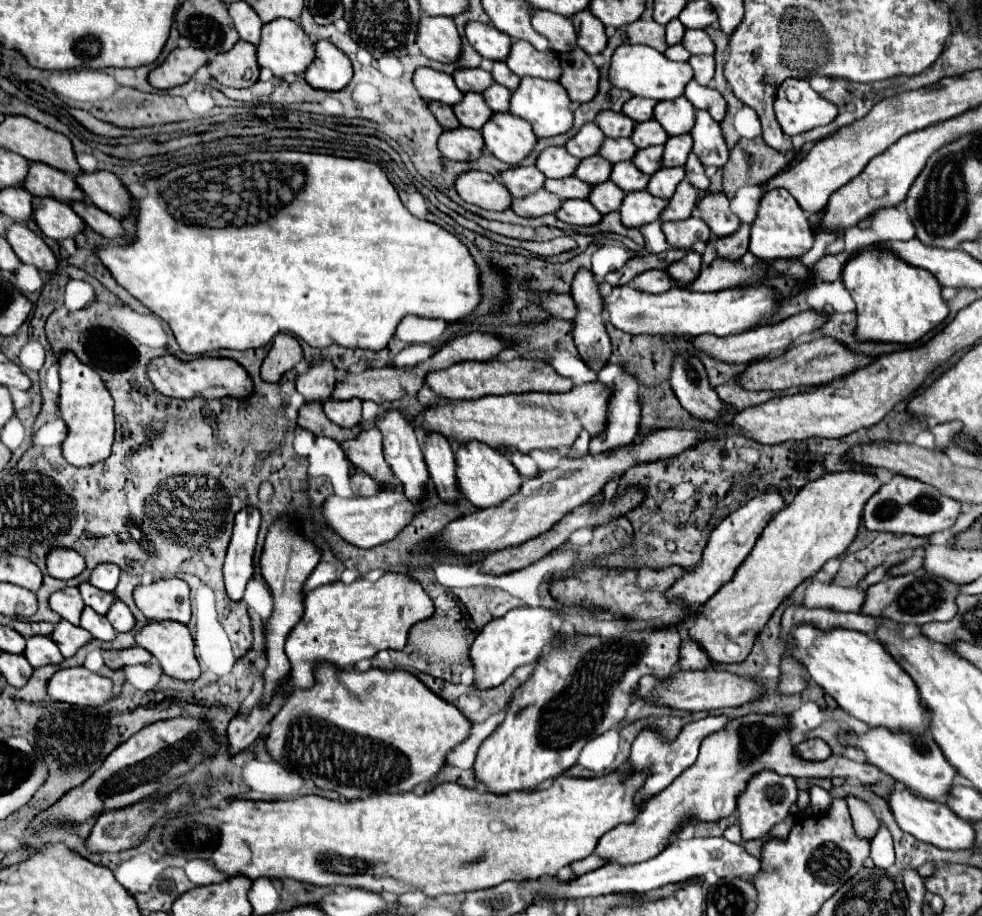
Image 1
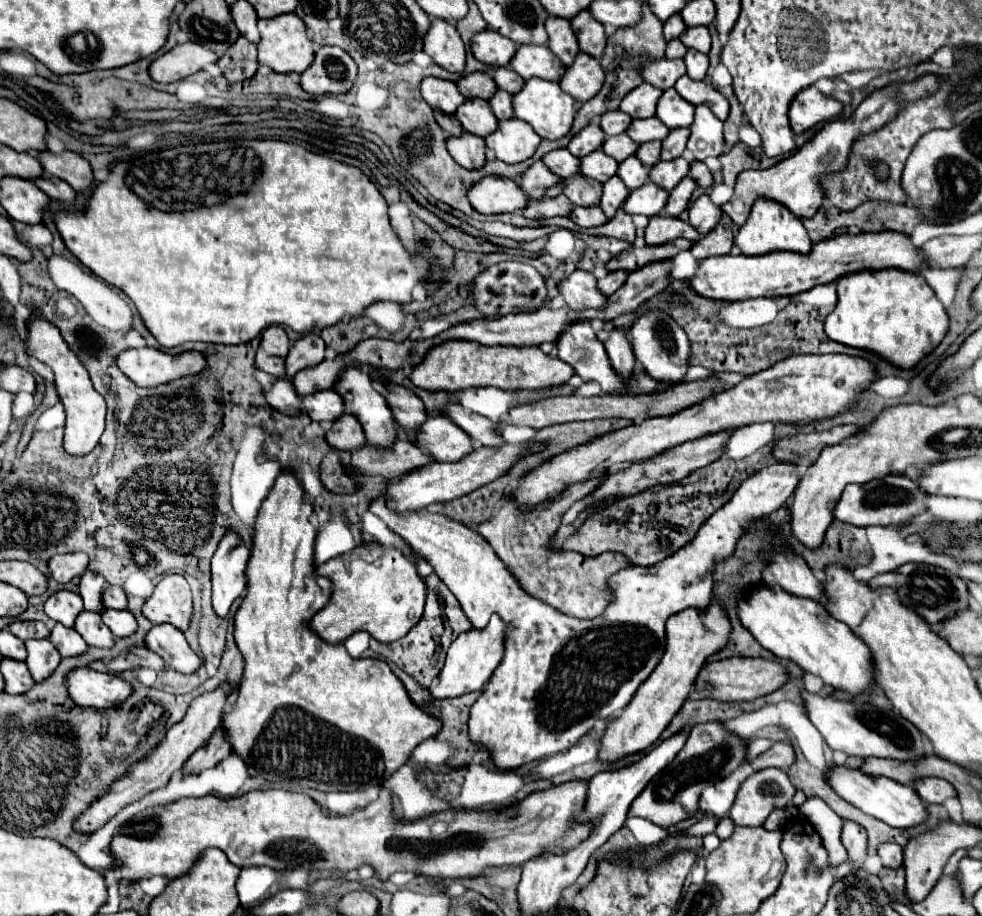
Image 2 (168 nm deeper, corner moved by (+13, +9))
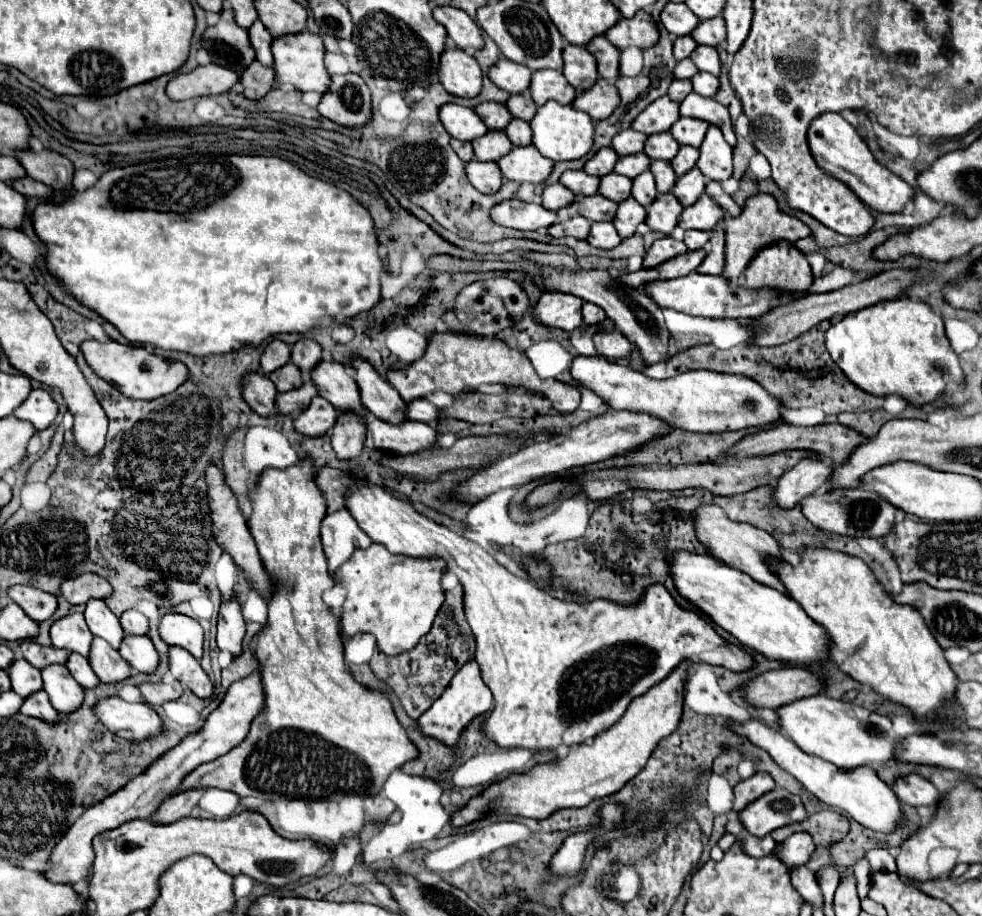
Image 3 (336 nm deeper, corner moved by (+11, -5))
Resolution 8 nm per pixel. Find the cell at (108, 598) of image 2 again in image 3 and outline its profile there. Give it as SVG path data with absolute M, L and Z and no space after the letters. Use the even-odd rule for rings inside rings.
M127 610L121 616L121 626L131 636L147 636L149 632L149 620L137 610Z

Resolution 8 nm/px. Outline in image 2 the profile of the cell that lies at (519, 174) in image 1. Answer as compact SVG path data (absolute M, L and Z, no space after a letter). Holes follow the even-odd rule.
M535 162L523 174L519 174L517 184L529 200L539 200L545 194L545 190L549 186L553 186L555 182L559 182L559 178L555 174L551 174L549 168L543 166L543 162Z

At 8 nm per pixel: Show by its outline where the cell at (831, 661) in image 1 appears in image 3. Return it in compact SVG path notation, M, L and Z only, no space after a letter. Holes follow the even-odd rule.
M687 550L667 554L669 576L677 592L695 608L707 614L717 626L735 636L743 646L761 652L773 660L787 660L795 664L809 664L829 658L825 630L813 622L805 610L783 592L755 582L751 576L715 560L707 554L693 554Z

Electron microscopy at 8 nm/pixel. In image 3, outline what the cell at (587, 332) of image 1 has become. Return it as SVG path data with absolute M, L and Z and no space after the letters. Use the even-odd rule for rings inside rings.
M577 356L571 374L585 388L593 390L615 410L647 412L661 420L669 420L675 428L691 432L729 432L745 428L765 428L781 420L783 404L771 396L761 384L747 376L725 376L719 372L697 370L685 372L669 380L653 380L645 374L613 364L601 356Z

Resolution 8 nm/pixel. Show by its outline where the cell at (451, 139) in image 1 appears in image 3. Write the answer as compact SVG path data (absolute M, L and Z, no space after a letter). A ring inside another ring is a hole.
M471 160L467 164L467 176L471 184L483 194L495 194L503 184L503 174L499 166L493 162L481 164L479 160Z

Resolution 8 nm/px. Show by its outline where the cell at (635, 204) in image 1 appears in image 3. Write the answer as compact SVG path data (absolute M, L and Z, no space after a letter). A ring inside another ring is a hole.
M669 192L669 194L659 196L647 208L645 224L655 232L663 232L665 236L673 236L673 230L675 230L675 226L679 222L681 212L683 212L683 204Z

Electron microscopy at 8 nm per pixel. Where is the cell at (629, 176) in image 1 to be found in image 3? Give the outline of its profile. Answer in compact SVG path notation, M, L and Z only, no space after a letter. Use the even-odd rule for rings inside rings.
M643 172L641 176L637 176L637 180L633 180L633 192L631 194L641 206L649 206L657 198L657 188L655 188L653 174Z

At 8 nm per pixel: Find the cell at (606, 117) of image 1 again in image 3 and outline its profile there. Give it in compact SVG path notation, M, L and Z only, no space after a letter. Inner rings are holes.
M625 130L625 132L619 132L615 138L613 138L613 148L619 156L629 156L629 154L637 154L637 152L643 152L645 148L645 140L647 136L641 134L641 132L635 132L635 130Z

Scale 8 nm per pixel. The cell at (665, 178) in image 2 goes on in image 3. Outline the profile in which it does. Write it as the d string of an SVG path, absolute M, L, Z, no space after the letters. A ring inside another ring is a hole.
M693 168L685 176L677 178L673 194L681 200L683 206L691 206L705 192L705 184L707 184L707 180L705 180L705 176L701 176L701 170Z

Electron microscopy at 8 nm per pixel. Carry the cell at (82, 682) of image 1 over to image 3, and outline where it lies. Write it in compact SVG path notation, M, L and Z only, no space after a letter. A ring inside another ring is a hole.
M115 696L97 704L95 712L115 736L131 742L147 740L165 732L161 716L149 704L131 704Z

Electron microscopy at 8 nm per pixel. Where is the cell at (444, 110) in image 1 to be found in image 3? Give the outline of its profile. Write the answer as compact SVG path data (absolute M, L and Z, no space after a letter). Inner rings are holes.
M451 140L451 146L453 146L453 150L457 152L457 156L467 164L467 162L471 162L473 158L475 158L475 152L473 152L473 148L471 148L471 144L469 142L461 142L461 140Z

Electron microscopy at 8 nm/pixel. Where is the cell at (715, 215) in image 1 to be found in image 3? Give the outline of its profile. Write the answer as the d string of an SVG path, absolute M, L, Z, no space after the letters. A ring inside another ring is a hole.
M687 230L683 242L687 244L687 250L699 250L707 244L709 232L697 232L697 230Z

